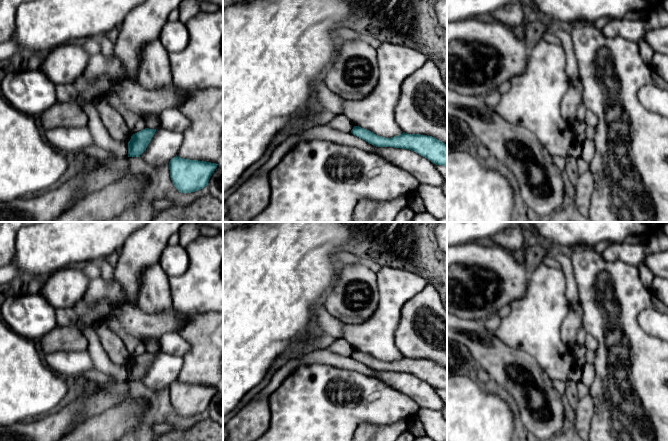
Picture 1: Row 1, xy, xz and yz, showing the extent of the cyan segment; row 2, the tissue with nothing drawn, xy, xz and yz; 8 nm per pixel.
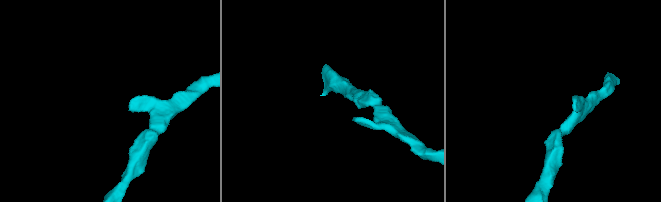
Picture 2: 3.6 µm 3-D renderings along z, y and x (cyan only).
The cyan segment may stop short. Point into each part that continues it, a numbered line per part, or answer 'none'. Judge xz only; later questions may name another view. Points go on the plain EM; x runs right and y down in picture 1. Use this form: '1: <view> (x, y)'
none

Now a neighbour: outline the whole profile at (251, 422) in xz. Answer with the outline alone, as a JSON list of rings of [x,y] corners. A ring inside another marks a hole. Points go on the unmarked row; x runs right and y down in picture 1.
[[[253,398],[225,426],[228,441],[256,441],[269,428],[268,398]]]

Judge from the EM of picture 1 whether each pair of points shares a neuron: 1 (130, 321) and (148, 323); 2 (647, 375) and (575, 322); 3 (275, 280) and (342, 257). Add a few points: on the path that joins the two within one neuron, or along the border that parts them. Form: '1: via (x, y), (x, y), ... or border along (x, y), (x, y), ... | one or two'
1: via (134, 321), (144, 323) | one
2: border along (578, 303), (581, 308), (582, 325) | two
3: border along (341, 250), (336, 254), (339, 264) | two

